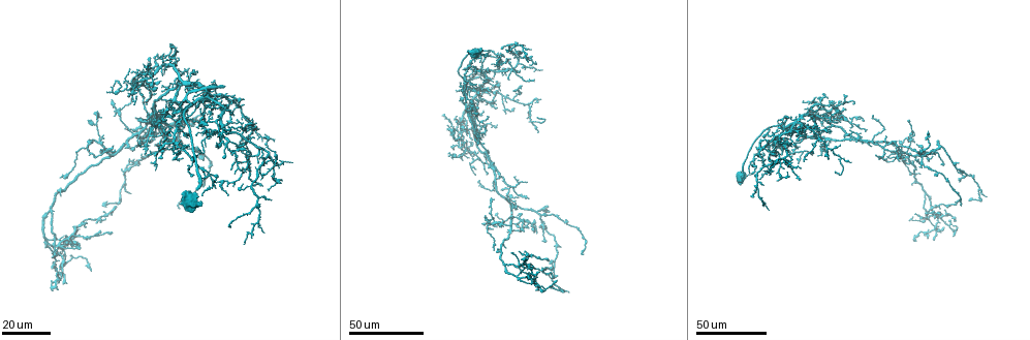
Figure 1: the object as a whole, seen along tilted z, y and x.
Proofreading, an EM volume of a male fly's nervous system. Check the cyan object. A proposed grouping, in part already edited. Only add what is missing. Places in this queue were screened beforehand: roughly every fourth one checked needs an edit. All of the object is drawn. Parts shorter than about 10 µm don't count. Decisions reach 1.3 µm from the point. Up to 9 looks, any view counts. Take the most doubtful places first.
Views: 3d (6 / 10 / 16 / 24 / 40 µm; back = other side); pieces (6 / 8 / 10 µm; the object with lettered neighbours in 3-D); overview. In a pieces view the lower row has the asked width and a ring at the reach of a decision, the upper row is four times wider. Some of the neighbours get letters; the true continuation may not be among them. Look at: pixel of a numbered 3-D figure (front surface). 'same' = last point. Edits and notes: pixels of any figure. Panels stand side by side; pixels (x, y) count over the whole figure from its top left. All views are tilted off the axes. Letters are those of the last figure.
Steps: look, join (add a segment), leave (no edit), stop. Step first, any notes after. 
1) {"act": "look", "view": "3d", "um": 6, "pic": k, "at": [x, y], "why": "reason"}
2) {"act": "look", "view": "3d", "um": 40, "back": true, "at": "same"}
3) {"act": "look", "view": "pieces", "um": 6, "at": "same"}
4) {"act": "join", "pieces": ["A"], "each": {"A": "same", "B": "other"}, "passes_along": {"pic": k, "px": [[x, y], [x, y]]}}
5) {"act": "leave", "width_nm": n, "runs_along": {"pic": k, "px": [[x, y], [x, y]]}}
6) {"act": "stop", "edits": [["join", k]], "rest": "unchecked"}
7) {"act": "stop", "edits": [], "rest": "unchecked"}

{"act": "look", "view": "3d", "um": 24, "pic": 1, "at": [495, 248], "why": "long arm stops here"}

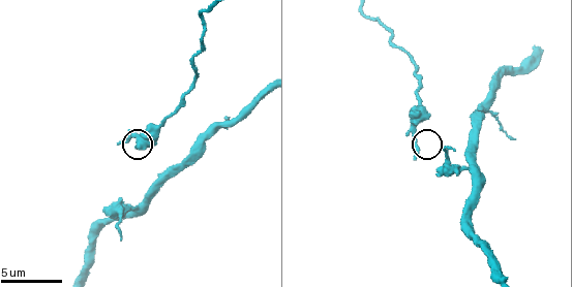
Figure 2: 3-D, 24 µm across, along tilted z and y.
{"act": "look", "view": "pieces", "um": 8, "pic": 2, "at": [120, 144]}

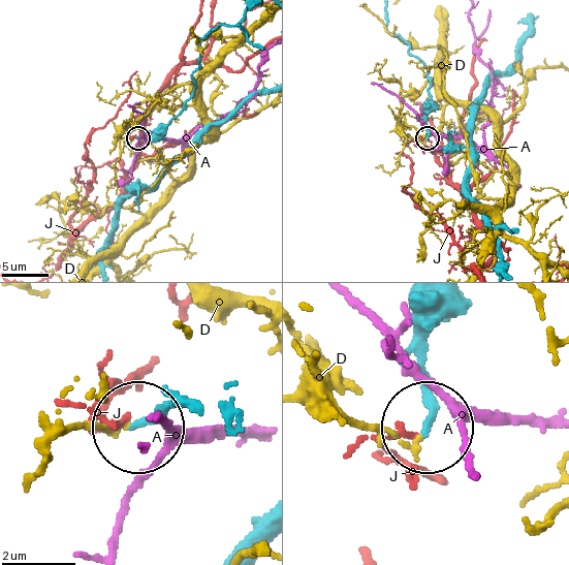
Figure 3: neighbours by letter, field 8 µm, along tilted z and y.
{"act": "leave", "each": {"A": "other", "D": "other", "J": "other"}, "found": "none of them fits"}

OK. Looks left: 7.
{"act": "look", "view": "3d", "um": 40, "pic": 1, "at": [230, 171], "why": "branch stops here"}

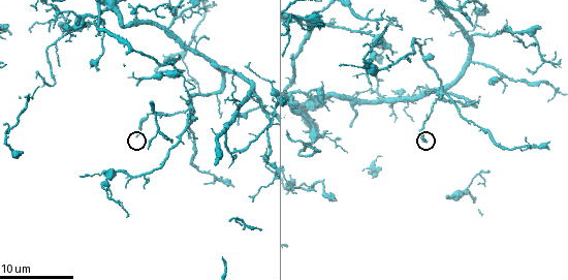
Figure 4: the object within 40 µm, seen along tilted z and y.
{"act": "look", "view": "pieces", "um": 10, "pic": 4, "at": [137, 136]}

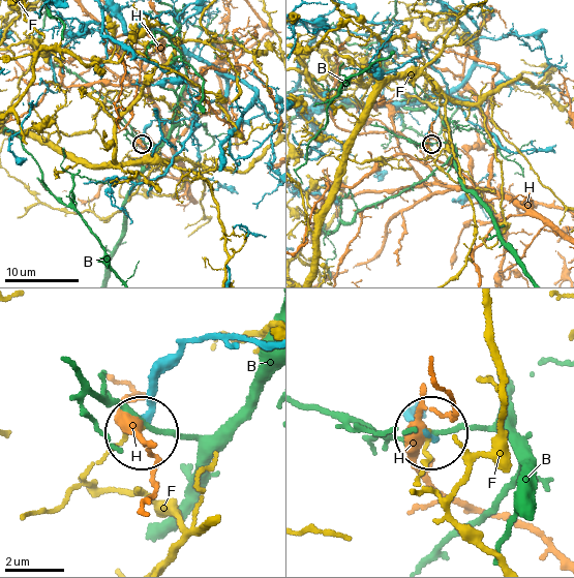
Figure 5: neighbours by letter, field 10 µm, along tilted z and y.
{"act": "leave", "each": {"B": "other", "F": "other", "H": "other"}, "found": "no lettered segment goes on from it"}

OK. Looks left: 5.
{"act": "look", "view": "3d", "um": 24, "pic": 1, "at": [180, 207], "why": "thin end"}

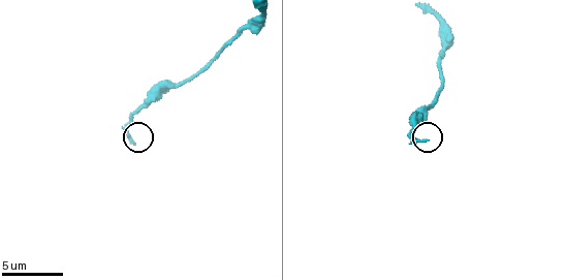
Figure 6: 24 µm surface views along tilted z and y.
{"act": "look", "view": "pieces", "um": 8, "pic": 6, "at": [426, 140]}

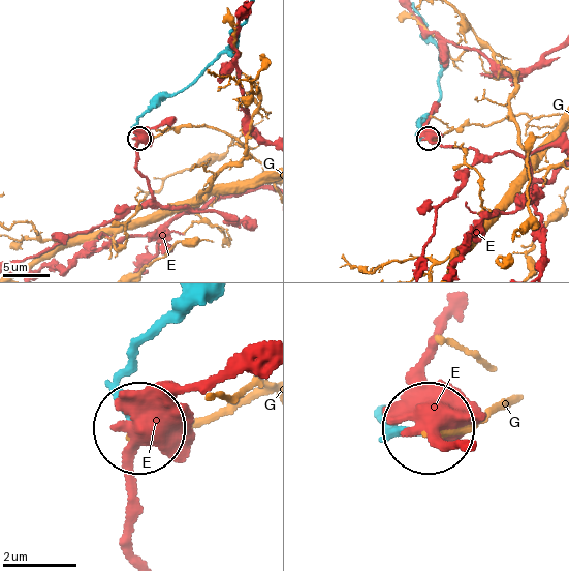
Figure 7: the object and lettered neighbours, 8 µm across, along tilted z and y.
{"act": "leave", "each": {"E": "other", "G": "other"}, "found": "no lettered segment goes on from it"}

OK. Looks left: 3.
{"act": "look", "view": "3d", "um": 40, "pic": 1, "at": [787, 117], "why": "branch stops here"}

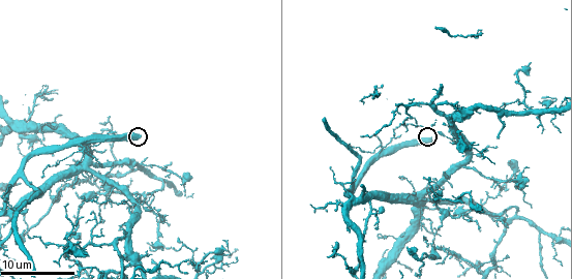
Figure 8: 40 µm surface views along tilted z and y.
{"act": "look", "view": "pieces", "um": 10, "pic": 8, "at": [141, 137]}

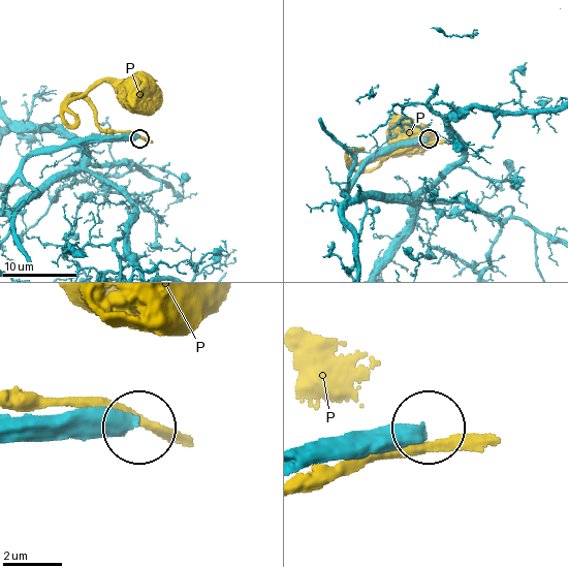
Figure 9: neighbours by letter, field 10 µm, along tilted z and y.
{"act": "leave", "each": {"P": "other"}, "runs_along": {"pic": 9, "px": [[18, 438], [134, 429]]}, "found": "no lettered segment goes on from it"}

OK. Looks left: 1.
{"act": "stop", "edits": [], "rest": "unchecked"}

